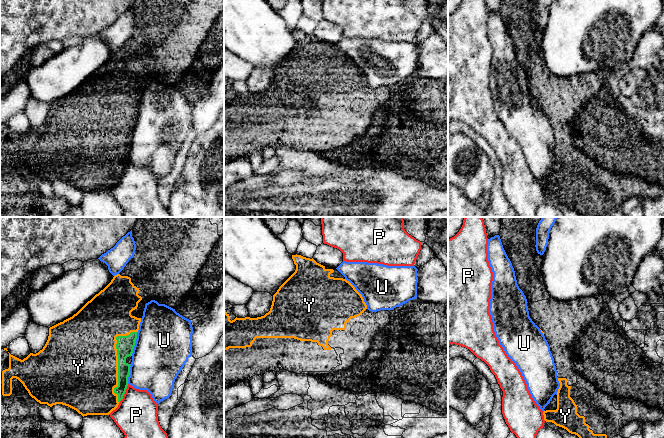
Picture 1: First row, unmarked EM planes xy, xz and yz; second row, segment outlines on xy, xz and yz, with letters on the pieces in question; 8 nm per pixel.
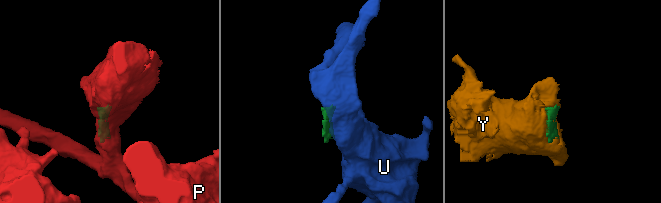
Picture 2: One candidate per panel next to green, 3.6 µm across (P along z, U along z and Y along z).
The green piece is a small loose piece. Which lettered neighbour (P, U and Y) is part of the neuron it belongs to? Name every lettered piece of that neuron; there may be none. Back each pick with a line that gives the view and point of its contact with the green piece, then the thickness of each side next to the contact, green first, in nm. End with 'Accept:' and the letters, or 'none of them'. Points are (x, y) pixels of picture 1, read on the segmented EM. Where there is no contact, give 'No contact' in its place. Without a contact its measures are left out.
Y: Touches green at xy (118, 360). Thickness 140 nm (green) against 500 nm
Accept: Y

